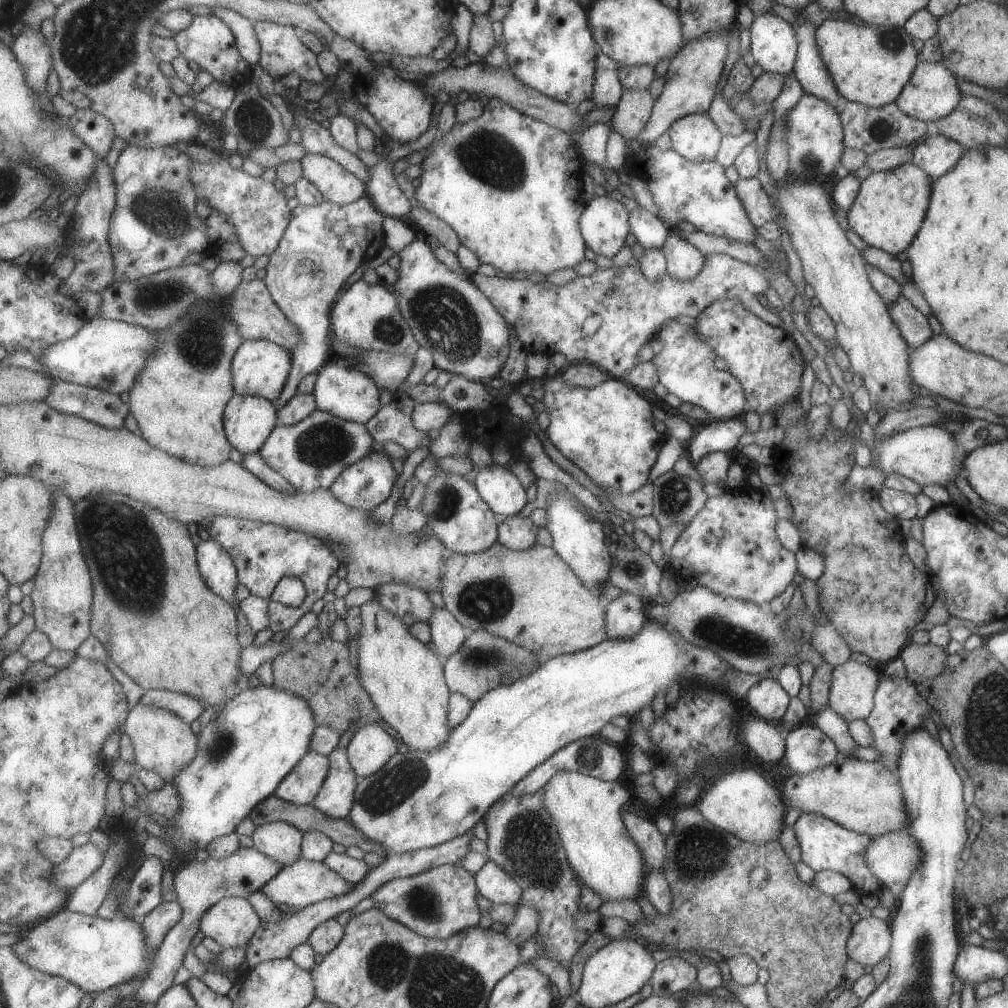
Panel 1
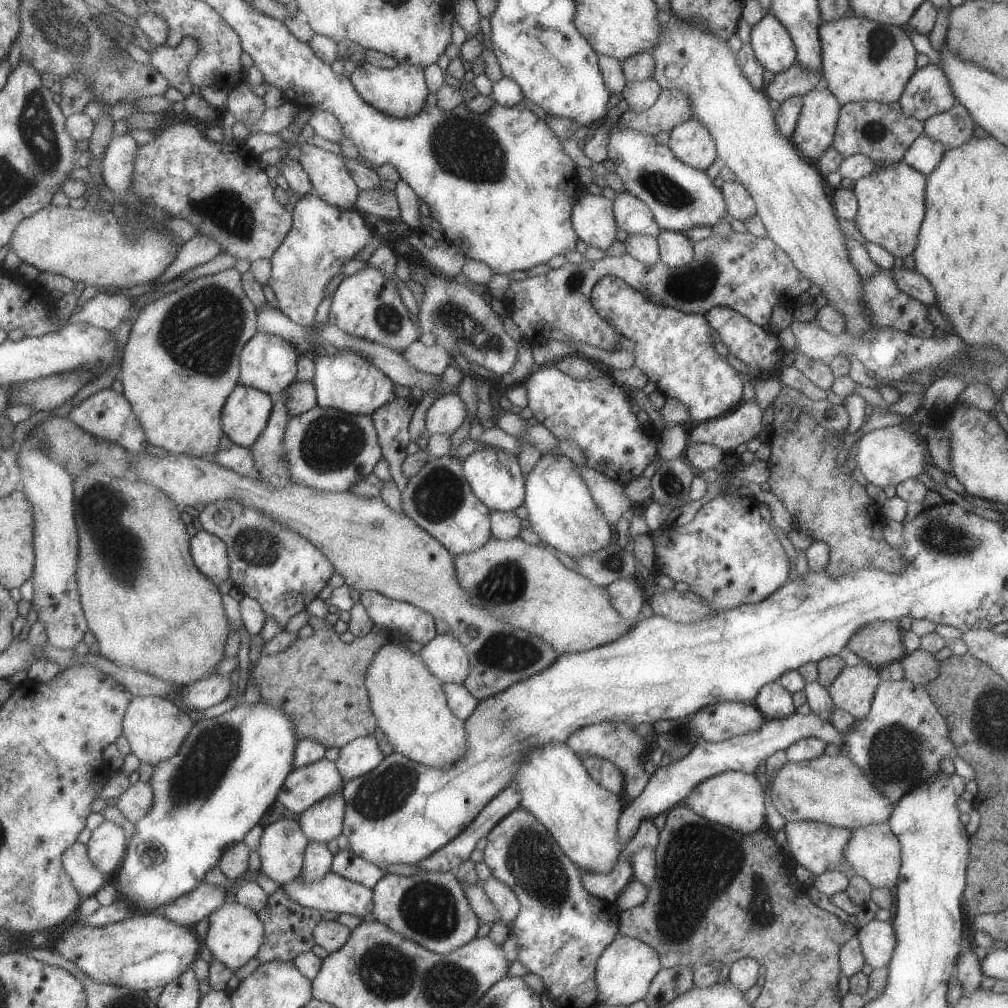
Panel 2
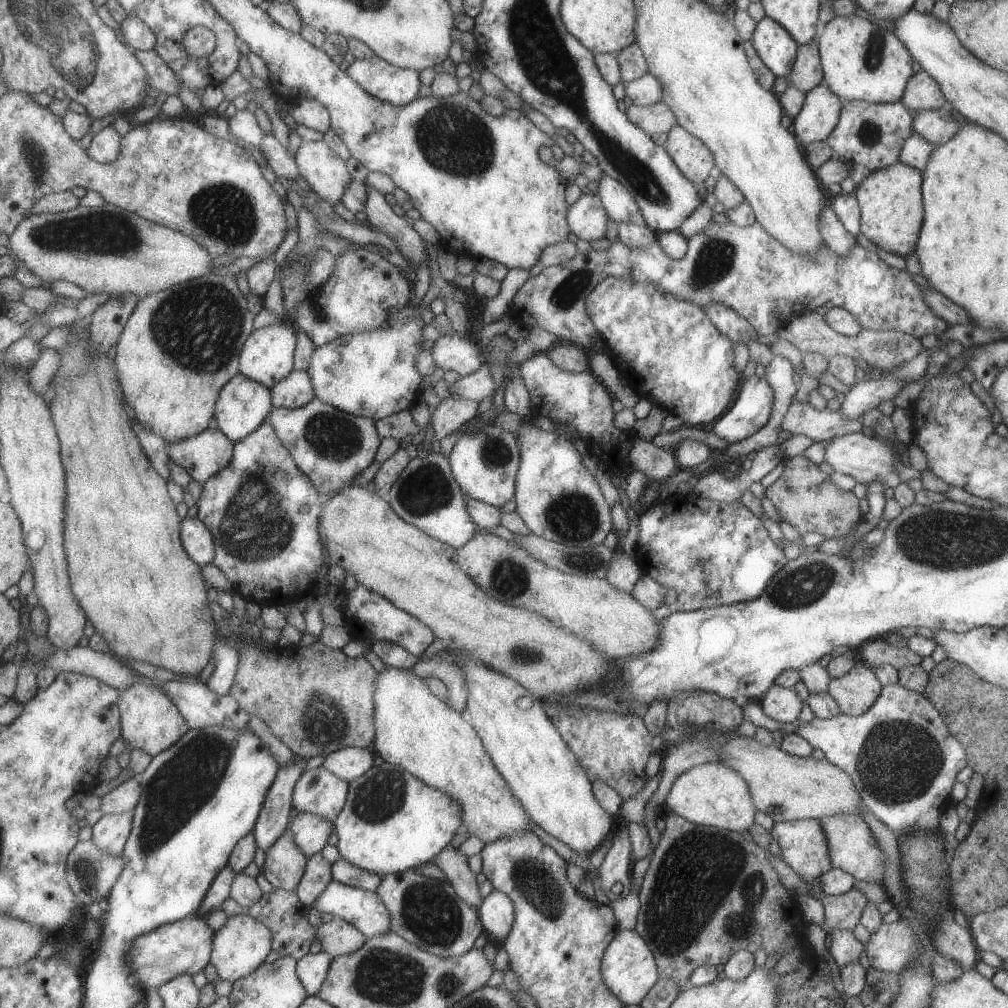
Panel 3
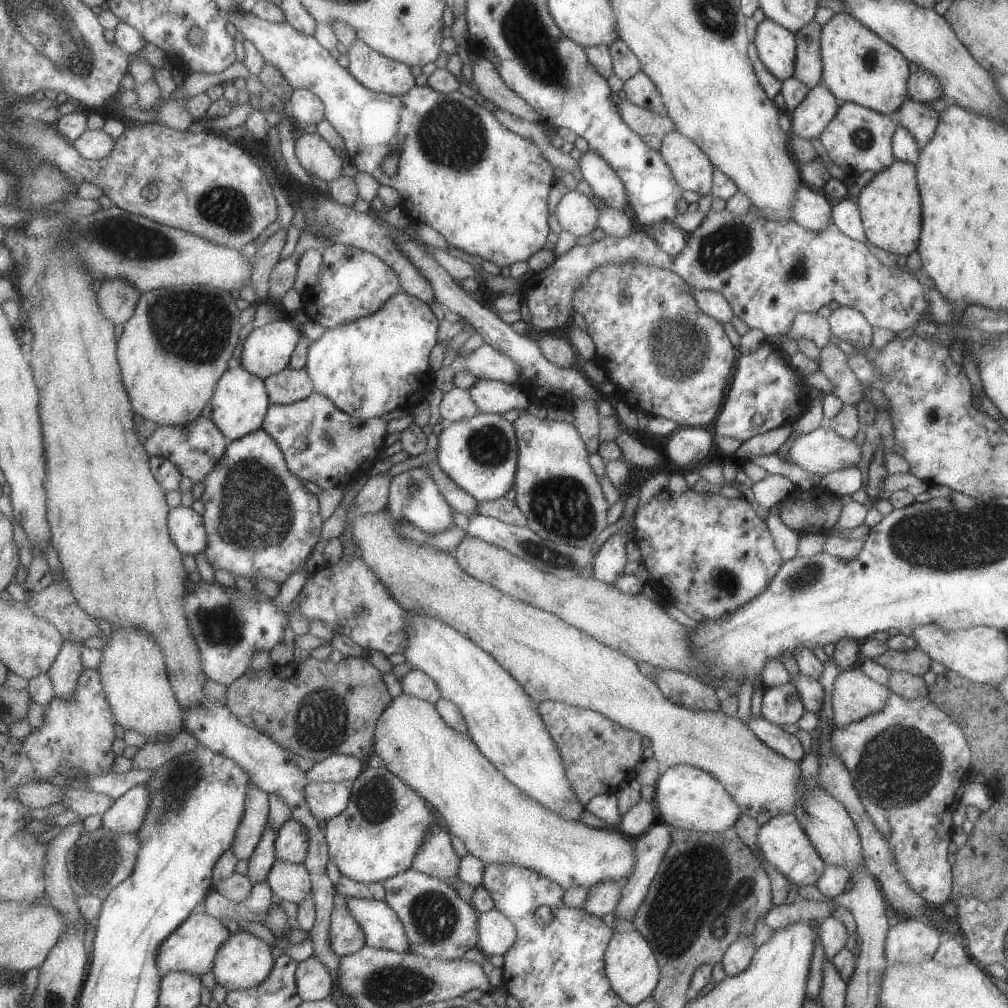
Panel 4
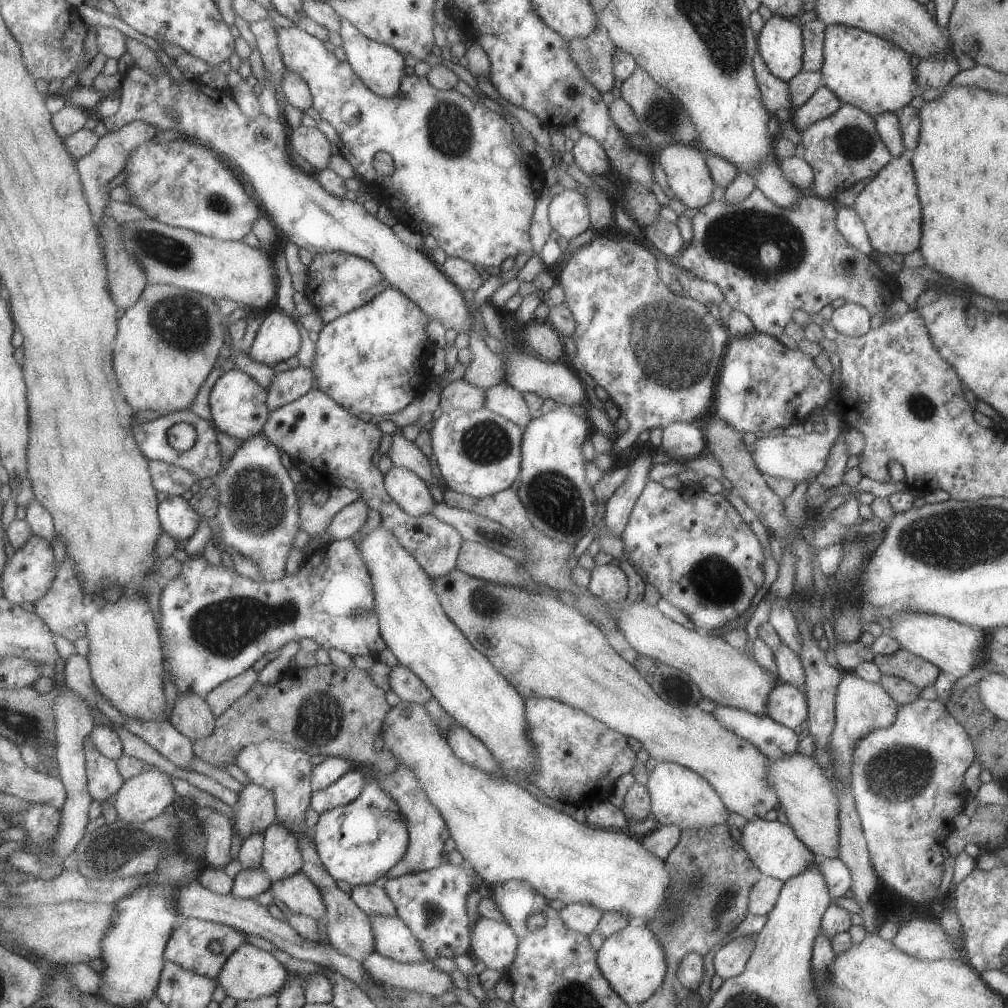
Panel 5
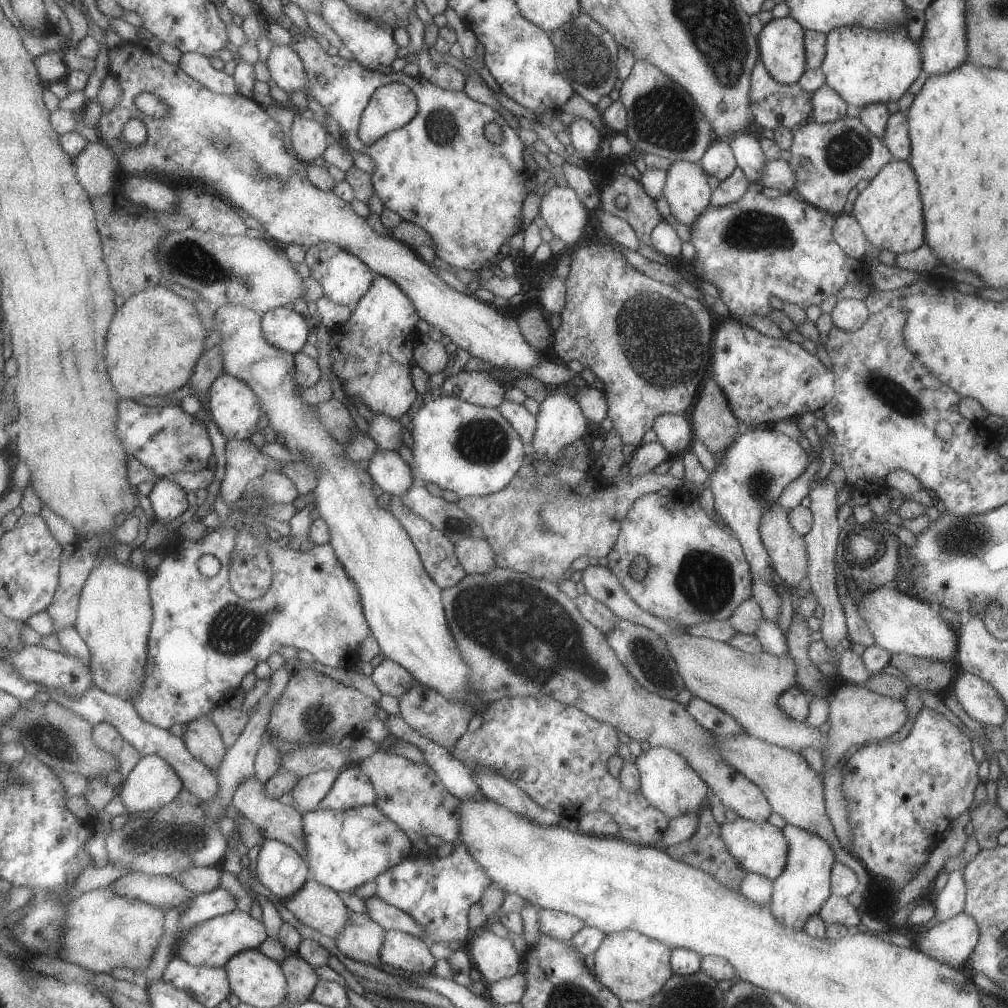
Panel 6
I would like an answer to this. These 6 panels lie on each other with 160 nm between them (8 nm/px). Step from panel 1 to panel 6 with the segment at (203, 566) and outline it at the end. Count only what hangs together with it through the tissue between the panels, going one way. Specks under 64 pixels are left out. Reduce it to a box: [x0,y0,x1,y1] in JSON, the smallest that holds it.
[148,478,191,523]

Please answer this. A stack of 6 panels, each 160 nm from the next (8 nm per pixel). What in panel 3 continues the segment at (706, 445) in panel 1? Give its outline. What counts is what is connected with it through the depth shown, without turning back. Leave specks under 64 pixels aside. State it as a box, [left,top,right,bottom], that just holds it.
[711,374,773,444]

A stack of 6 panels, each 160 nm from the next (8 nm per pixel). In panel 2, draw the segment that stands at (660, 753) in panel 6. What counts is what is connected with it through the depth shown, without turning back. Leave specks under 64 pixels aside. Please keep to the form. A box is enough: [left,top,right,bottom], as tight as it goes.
[682,771,766,834]

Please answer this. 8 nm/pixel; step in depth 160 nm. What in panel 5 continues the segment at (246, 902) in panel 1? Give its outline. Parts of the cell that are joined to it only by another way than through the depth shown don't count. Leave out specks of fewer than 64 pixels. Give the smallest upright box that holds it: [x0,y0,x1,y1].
[218,943,289,1001]

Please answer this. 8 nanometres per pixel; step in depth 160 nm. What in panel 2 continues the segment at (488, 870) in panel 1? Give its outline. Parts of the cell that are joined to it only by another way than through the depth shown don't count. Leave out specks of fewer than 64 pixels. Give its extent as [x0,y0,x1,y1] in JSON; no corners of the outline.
[482,878,520,928]

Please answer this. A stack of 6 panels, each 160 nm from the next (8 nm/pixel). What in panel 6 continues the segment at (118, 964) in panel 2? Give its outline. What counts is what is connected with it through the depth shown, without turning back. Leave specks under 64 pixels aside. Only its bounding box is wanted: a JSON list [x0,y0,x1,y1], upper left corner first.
[177,909,268,967]

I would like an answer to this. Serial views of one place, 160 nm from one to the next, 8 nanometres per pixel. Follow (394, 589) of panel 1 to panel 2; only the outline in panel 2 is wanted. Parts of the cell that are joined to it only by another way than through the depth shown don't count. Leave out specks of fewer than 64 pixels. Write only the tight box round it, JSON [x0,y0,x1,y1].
[359,591,435,645]

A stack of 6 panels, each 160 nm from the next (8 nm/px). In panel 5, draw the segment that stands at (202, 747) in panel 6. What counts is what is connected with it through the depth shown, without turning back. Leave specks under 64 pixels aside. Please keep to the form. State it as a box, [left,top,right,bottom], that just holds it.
[170,694,217,742]

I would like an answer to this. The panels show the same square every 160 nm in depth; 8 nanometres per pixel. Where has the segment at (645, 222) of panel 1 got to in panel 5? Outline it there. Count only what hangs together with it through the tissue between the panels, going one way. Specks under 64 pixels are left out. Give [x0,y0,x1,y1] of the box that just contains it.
[570,134,609,177]

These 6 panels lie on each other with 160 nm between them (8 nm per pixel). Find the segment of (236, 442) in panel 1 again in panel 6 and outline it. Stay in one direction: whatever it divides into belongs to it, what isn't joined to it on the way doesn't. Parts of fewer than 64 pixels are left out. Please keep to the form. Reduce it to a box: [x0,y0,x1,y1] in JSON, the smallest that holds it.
[210,374,263,440]

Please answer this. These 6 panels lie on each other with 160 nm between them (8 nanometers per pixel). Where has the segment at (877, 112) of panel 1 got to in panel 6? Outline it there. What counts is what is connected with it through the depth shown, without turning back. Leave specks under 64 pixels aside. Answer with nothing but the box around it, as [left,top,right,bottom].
[787,112,892,216]

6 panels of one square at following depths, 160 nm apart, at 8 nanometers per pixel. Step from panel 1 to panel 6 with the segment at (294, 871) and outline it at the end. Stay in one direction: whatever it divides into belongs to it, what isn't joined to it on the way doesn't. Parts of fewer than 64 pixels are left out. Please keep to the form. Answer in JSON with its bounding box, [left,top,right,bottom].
[379,930,436,974]

